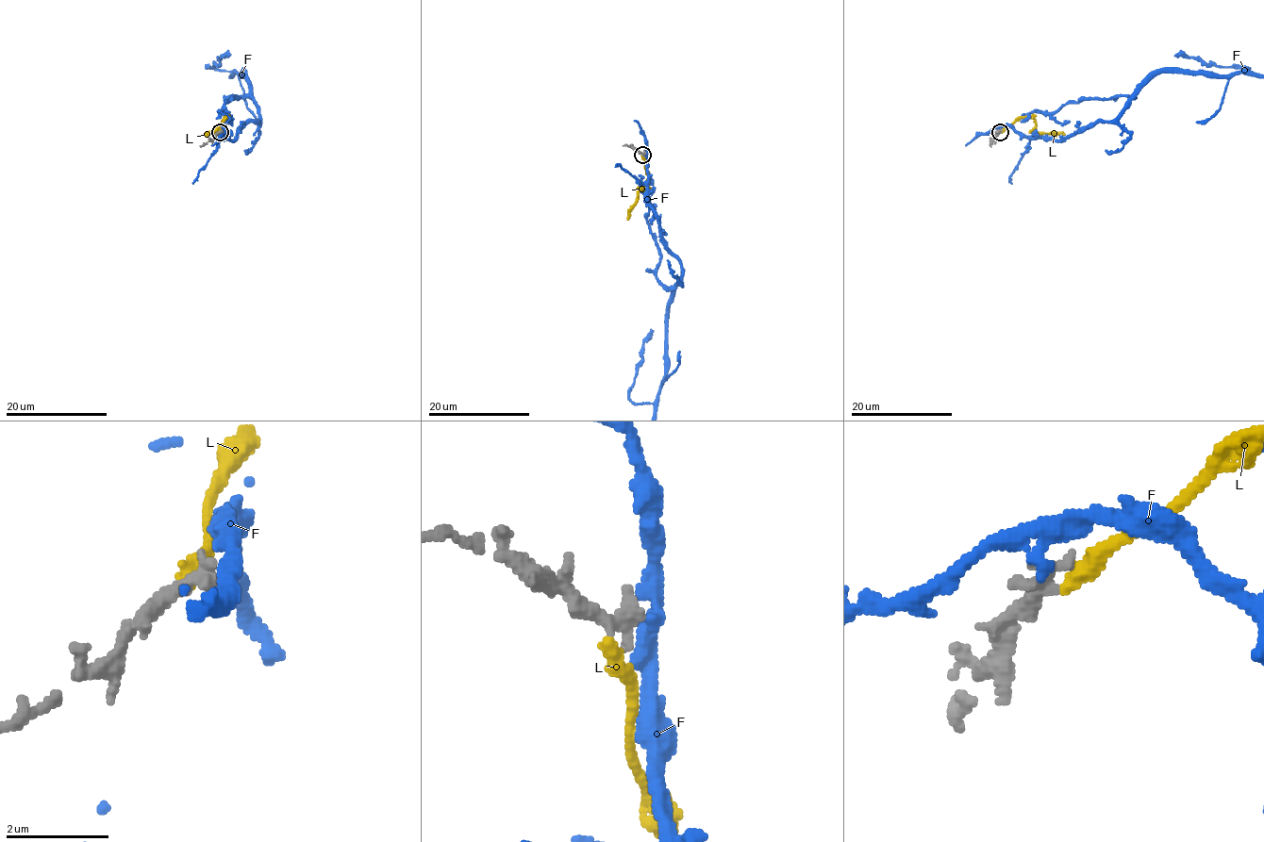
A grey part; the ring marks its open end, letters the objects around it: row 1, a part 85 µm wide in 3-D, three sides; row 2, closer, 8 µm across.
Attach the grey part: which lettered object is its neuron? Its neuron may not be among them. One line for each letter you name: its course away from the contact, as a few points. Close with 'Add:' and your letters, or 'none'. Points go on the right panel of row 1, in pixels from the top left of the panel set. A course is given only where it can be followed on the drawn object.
L: it runs (1000, 132), (1022, 118), (1032, 118), (1039, 132), (1065, 134)
Add: L

